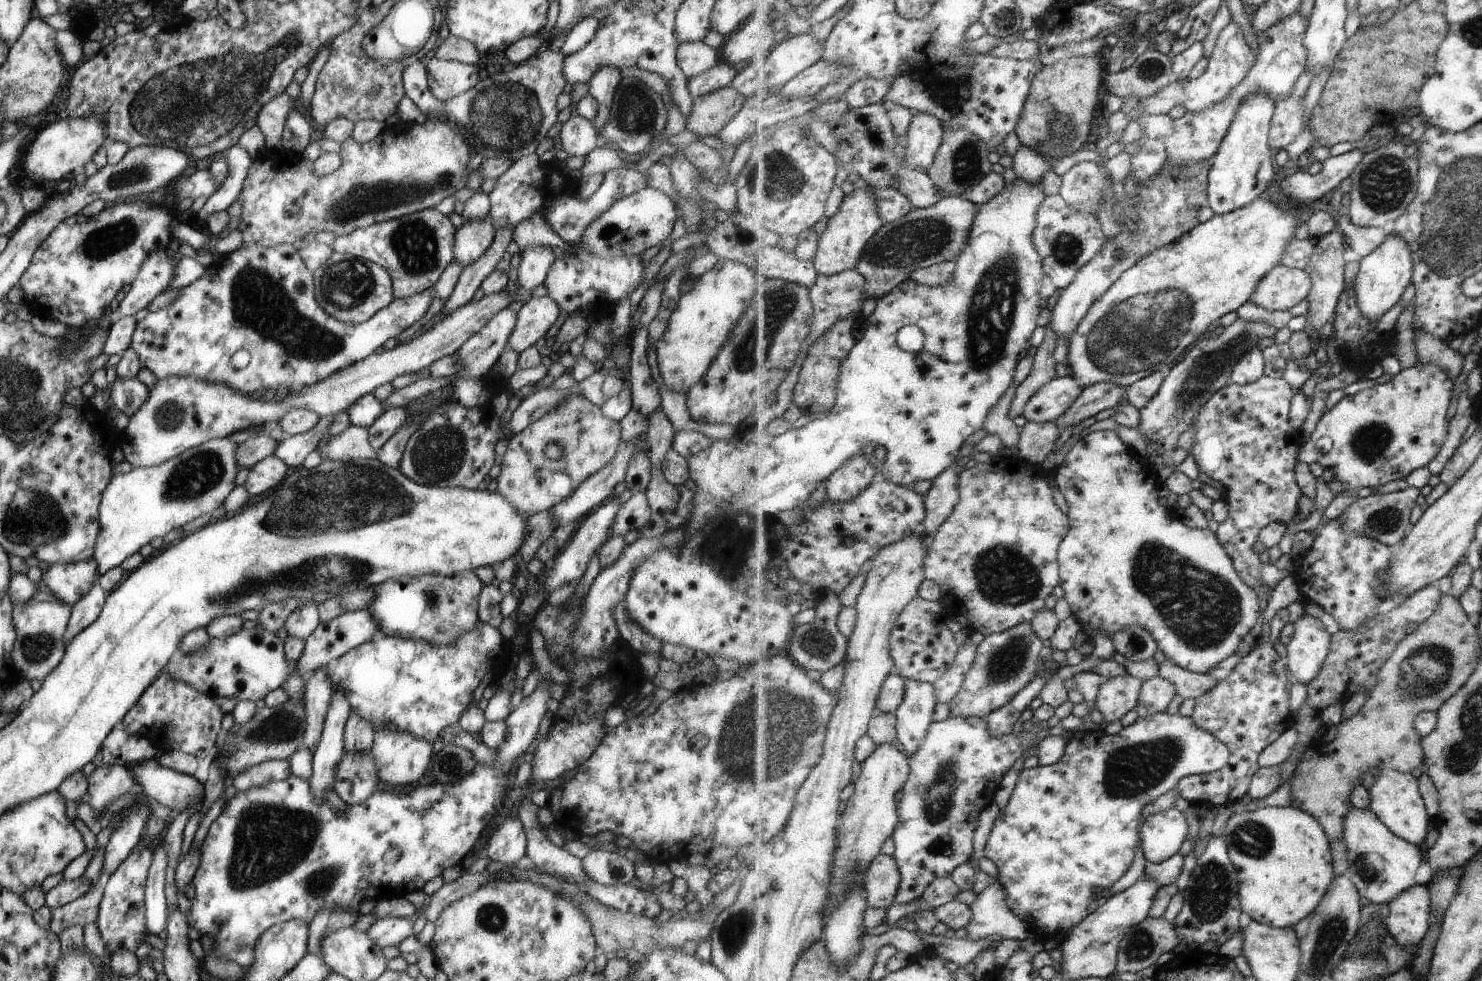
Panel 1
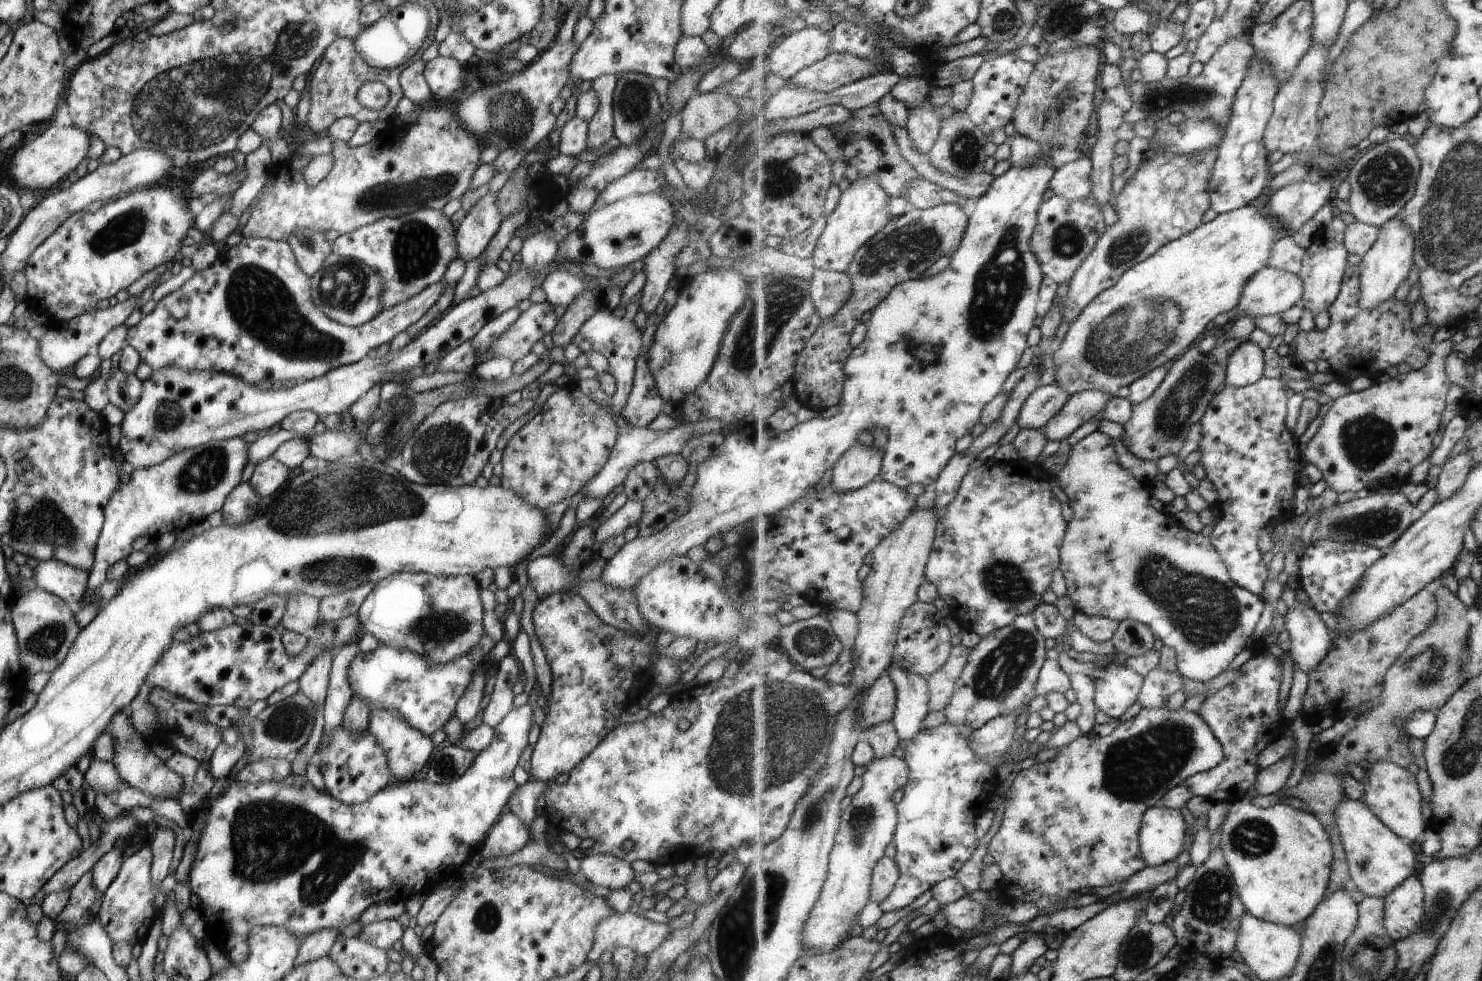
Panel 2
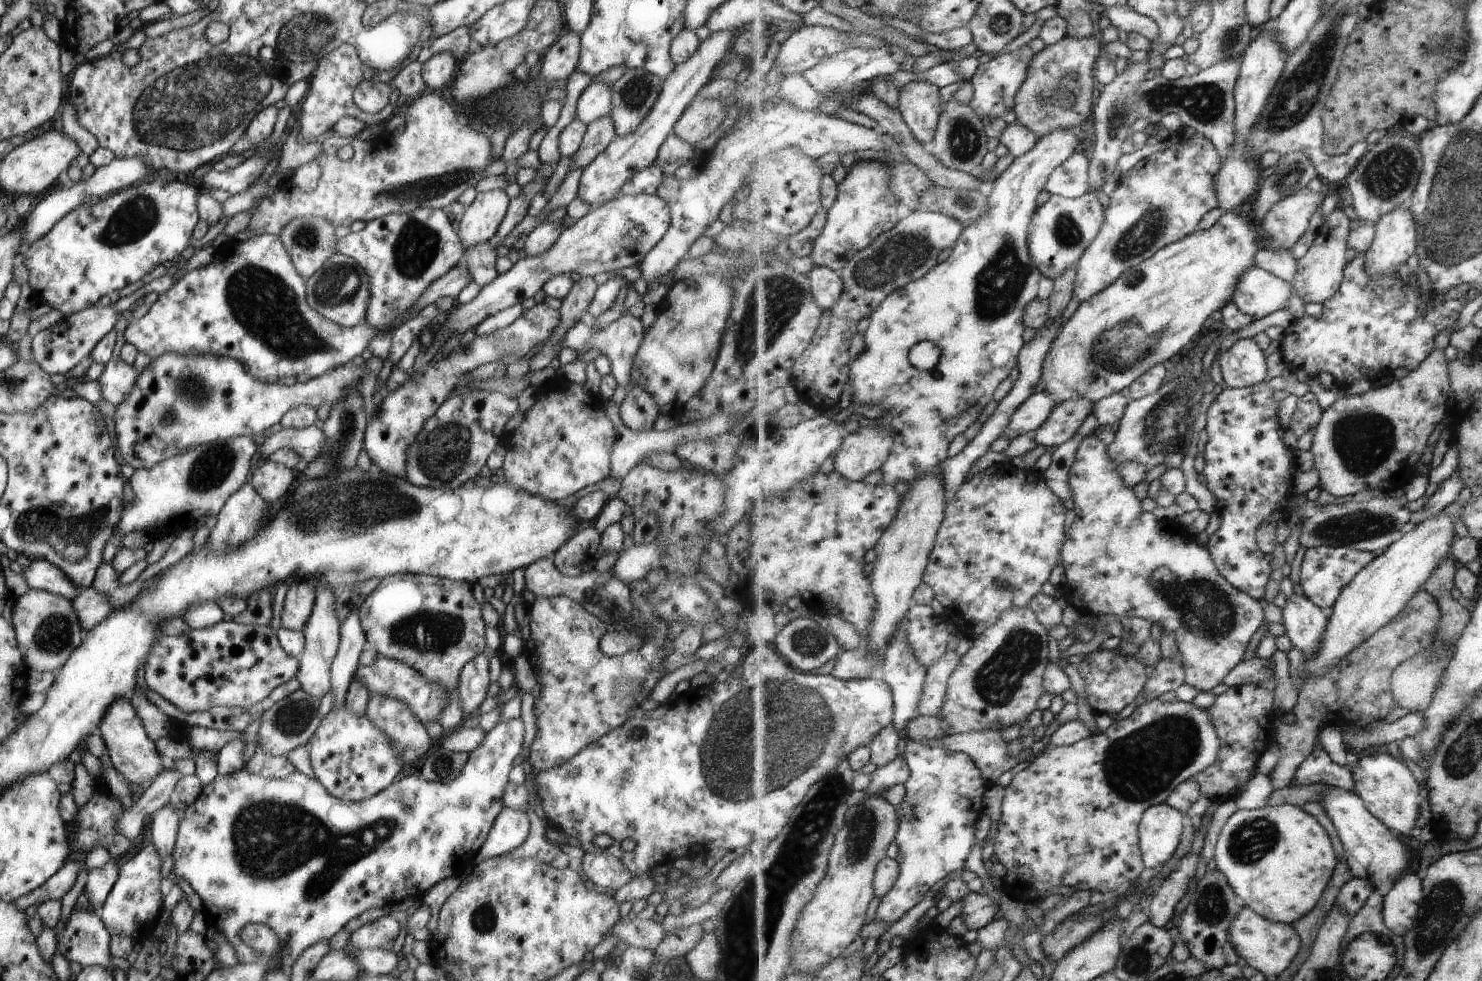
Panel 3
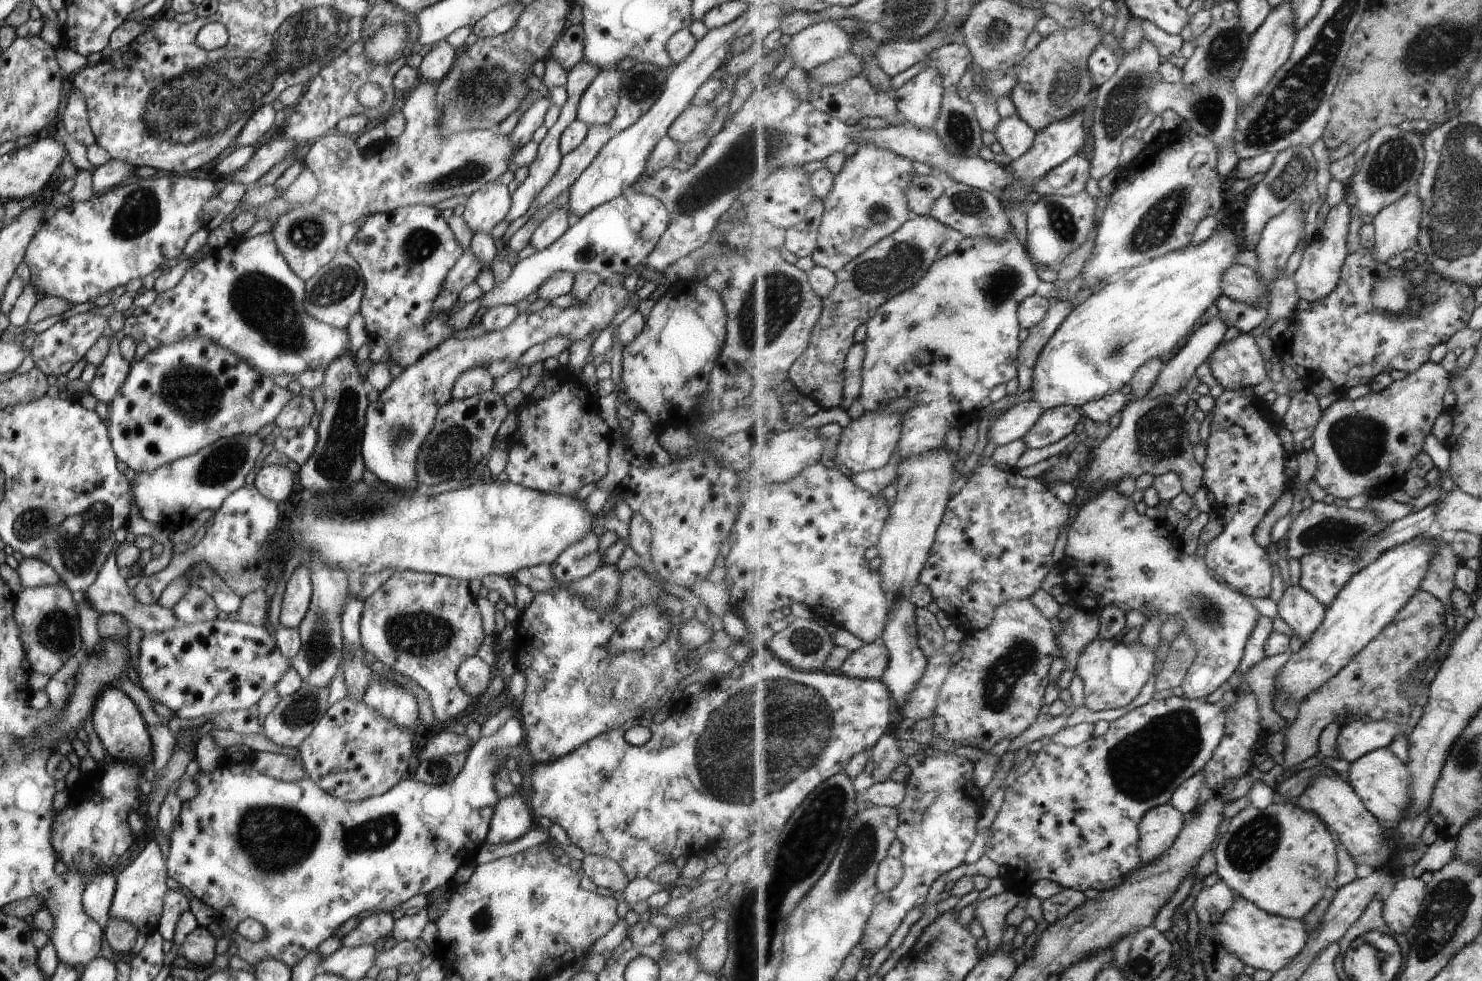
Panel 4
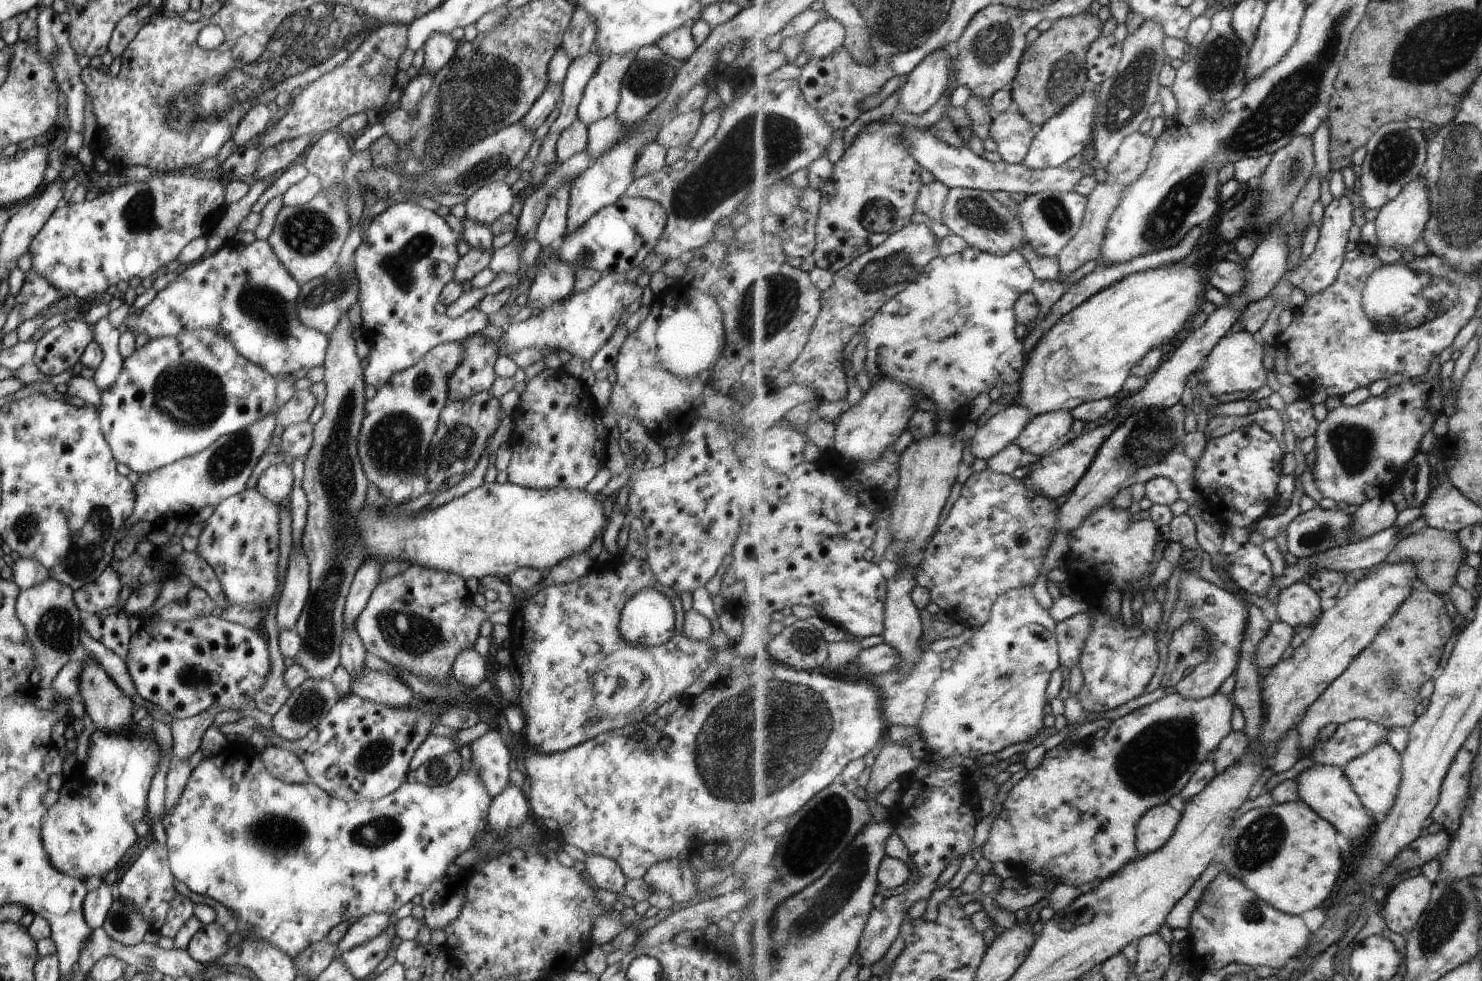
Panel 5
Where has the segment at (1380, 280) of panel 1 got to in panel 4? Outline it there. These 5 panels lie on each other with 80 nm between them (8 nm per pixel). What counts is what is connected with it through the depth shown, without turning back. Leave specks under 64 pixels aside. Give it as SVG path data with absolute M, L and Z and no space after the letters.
M1406 194L1384 208L1372 222L1376 228L1374 257L1385 263L1405 250L1418 250L1423 212L1424 200L1416 194Z

